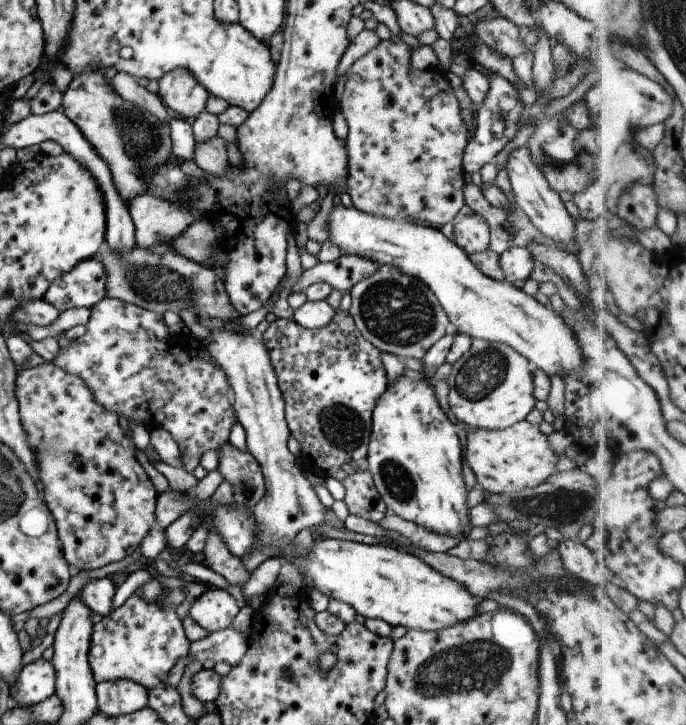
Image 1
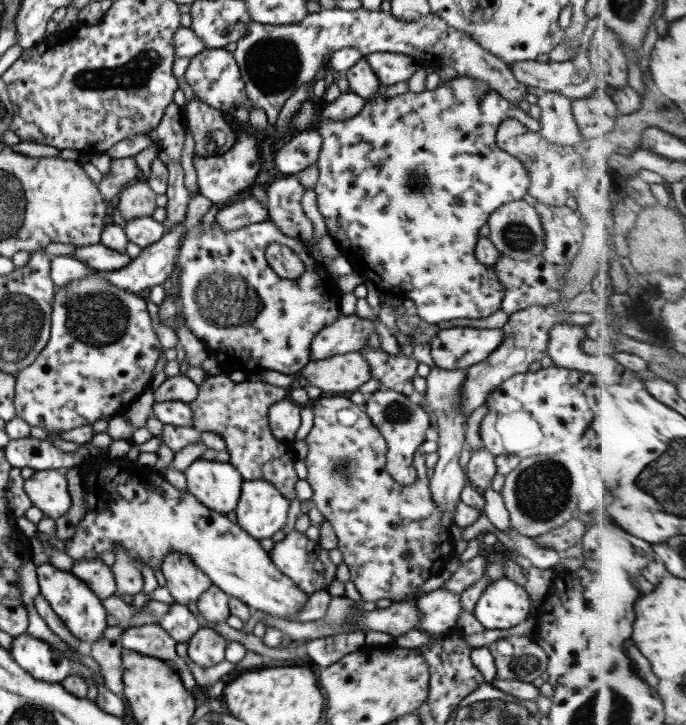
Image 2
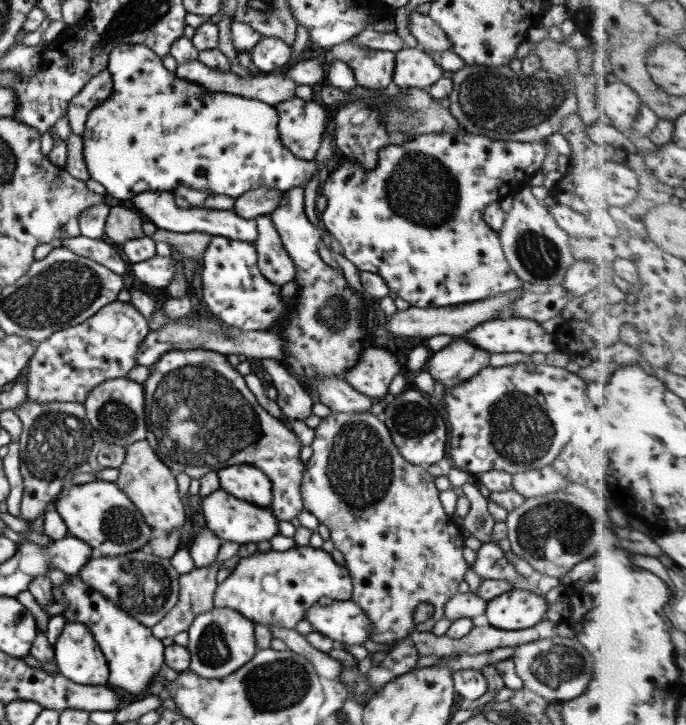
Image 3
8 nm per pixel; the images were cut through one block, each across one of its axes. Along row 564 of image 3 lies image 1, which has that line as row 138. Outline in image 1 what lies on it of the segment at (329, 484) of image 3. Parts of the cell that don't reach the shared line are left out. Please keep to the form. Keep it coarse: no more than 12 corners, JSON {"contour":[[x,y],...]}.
{"contour":[[391,34],[346,70],[346,190],[439,229],[468,141],[438,67]]}

